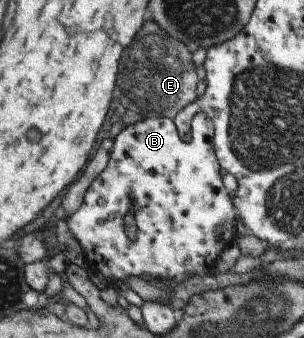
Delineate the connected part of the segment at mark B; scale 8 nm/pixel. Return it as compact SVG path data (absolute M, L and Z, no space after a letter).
M196 113L190 121L191 142L179 137L168 117L143 118L125 126L114 139L105 170L89 185L79 210L66 217L69 232L81 246L87 269L101 274L112 287L115 282L128 284L129 278L174 278L186 273L210 274L216 260L235 240L236 210L232 197L223 186L220 164L215 154L213 122Z

